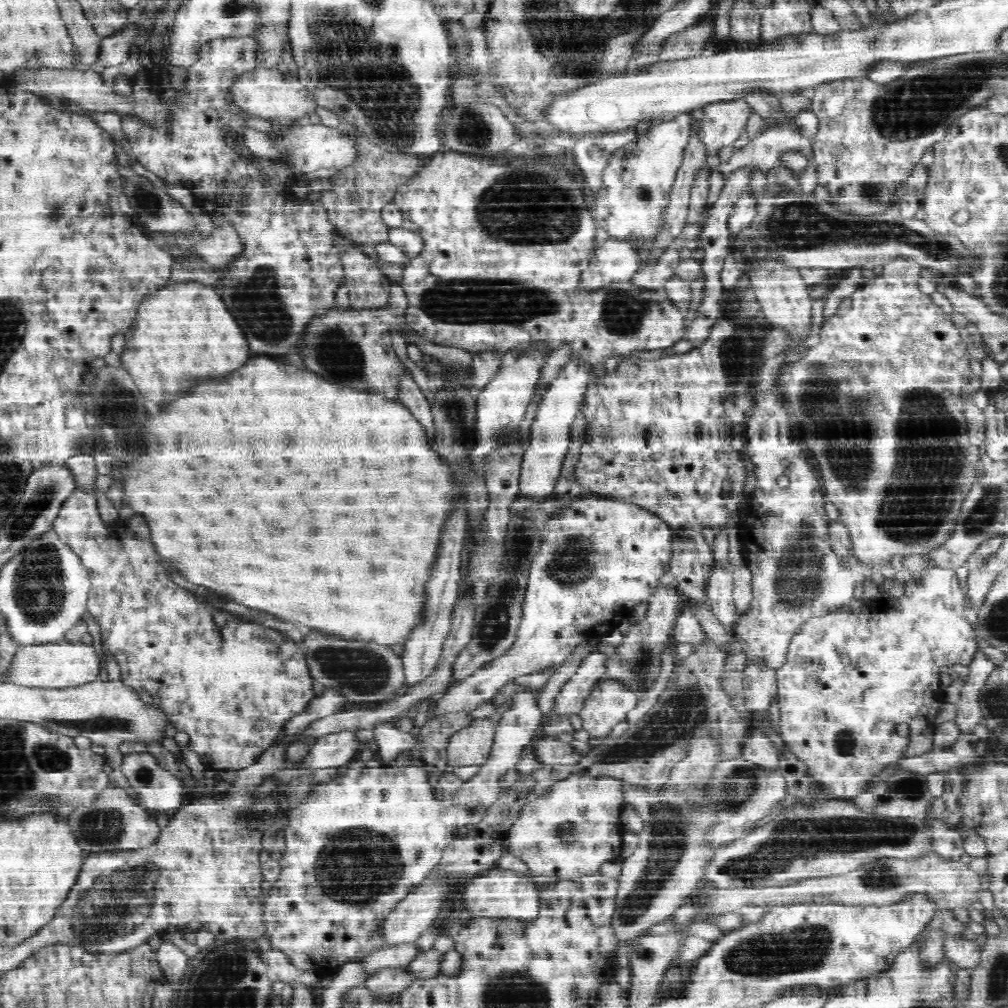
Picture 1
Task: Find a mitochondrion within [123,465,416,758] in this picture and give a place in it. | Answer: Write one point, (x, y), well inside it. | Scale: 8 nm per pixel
(362, 670)

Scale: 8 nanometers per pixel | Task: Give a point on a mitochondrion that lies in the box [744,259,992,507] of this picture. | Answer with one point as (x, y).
(853, 472)

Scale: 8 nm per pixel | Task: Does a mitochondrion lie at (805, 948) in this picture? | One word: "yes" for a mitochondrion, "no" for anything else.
yes

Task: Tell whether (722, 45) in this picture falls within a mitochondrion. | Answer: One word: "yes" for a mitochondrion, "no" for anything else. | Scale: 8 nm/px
no

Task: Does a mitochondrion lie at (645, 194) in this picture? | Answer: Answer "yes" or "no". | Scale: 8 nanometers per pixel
no

